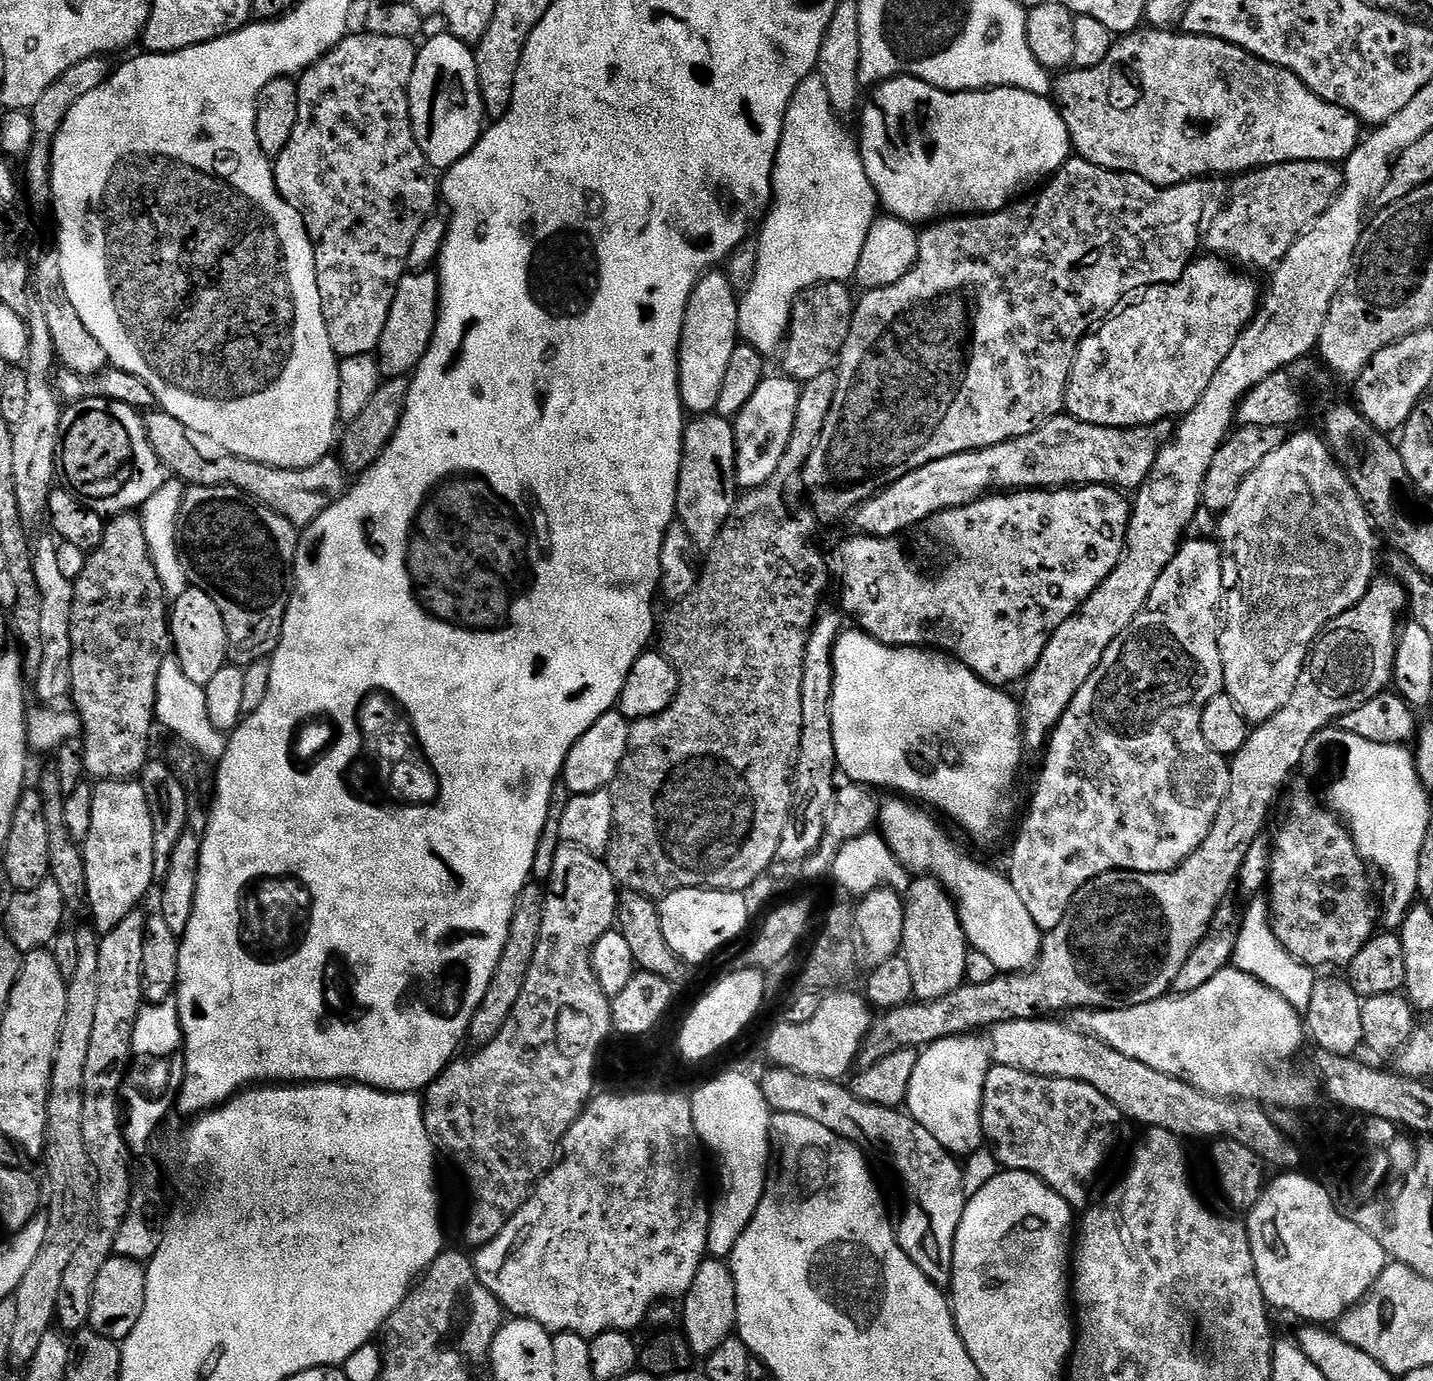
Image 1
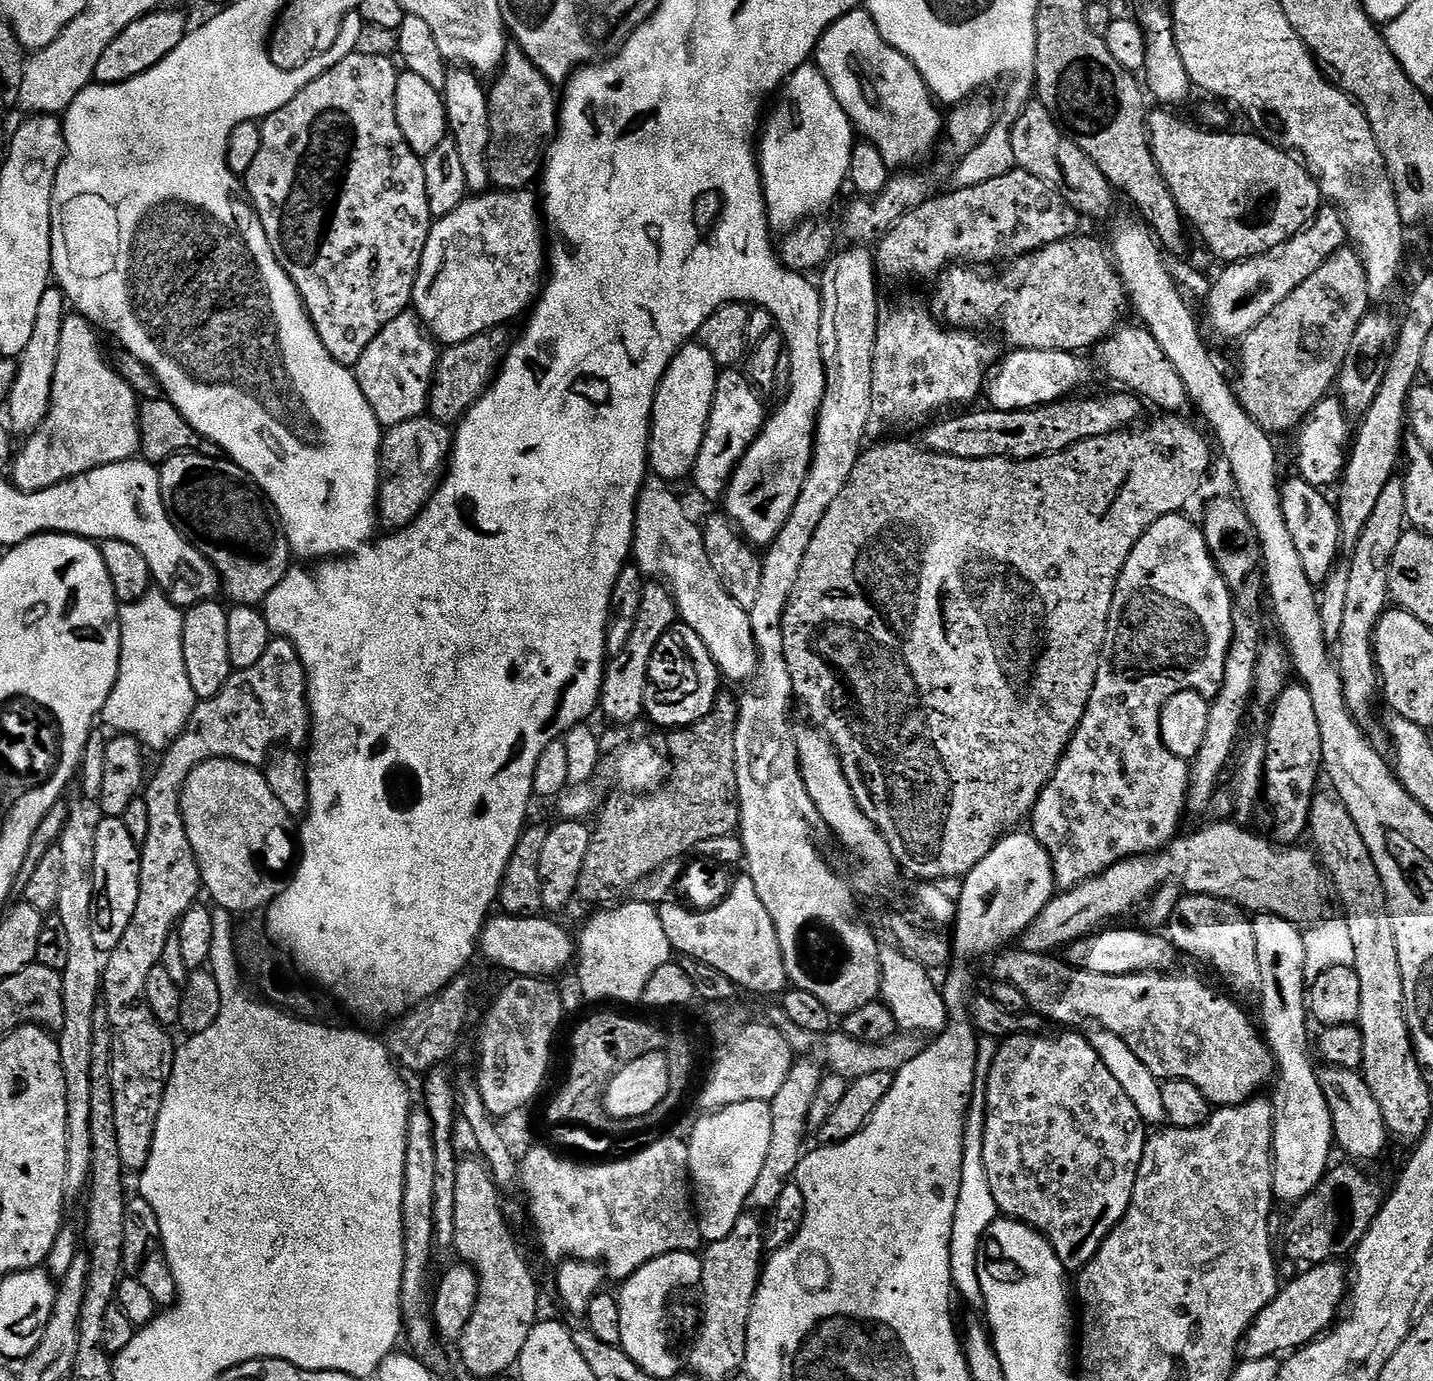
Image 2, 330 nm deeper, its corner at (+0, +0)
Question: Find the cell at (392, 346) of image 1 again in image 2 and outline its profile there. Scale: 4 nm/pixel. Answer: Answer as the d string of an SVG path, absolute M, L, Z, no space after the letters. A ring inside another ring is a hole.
M489 190L467 197L456 210L452 210L445 217L437 219L432 225L430 234L426 238L426 246L422 250L422 262L412 287L412 303L415 315L420 317L420 323L441 345L466 342L483 332L491 332L493 328L508 326L511 320L516 320L525 315L536 303L542 285L546 280L546 228L542 223L542 204L532 190Z

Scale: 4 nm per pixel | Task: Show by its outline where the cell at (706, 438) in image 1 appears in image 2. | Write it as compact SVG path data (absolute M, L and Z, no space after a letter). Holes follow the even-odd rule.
M648 582L644 585L642 606L638 606L638 618L634 622L634 630L630 630L630 639L618 655L607 661L604 670L604 681L600 691L599 711L605 712L612 720L620 724L628 724L639 716L645 715L644 699L648 685L648 663L662 638L677 623L676 599L668 591L663 582Z

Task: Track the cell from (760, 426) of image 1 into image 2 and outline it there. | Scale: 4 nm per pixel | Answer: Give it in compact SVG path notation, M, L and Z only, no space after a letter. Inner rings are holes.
M724 370L717 375L714 402L710 410L710 422L706 426L706 438L702 438L702 450L698 450L698 462L690 480L708 500L723 501L728 482L736 471L740 460L750 450L764 428L766 411L760 401L761 393L747 375L740 370Z

